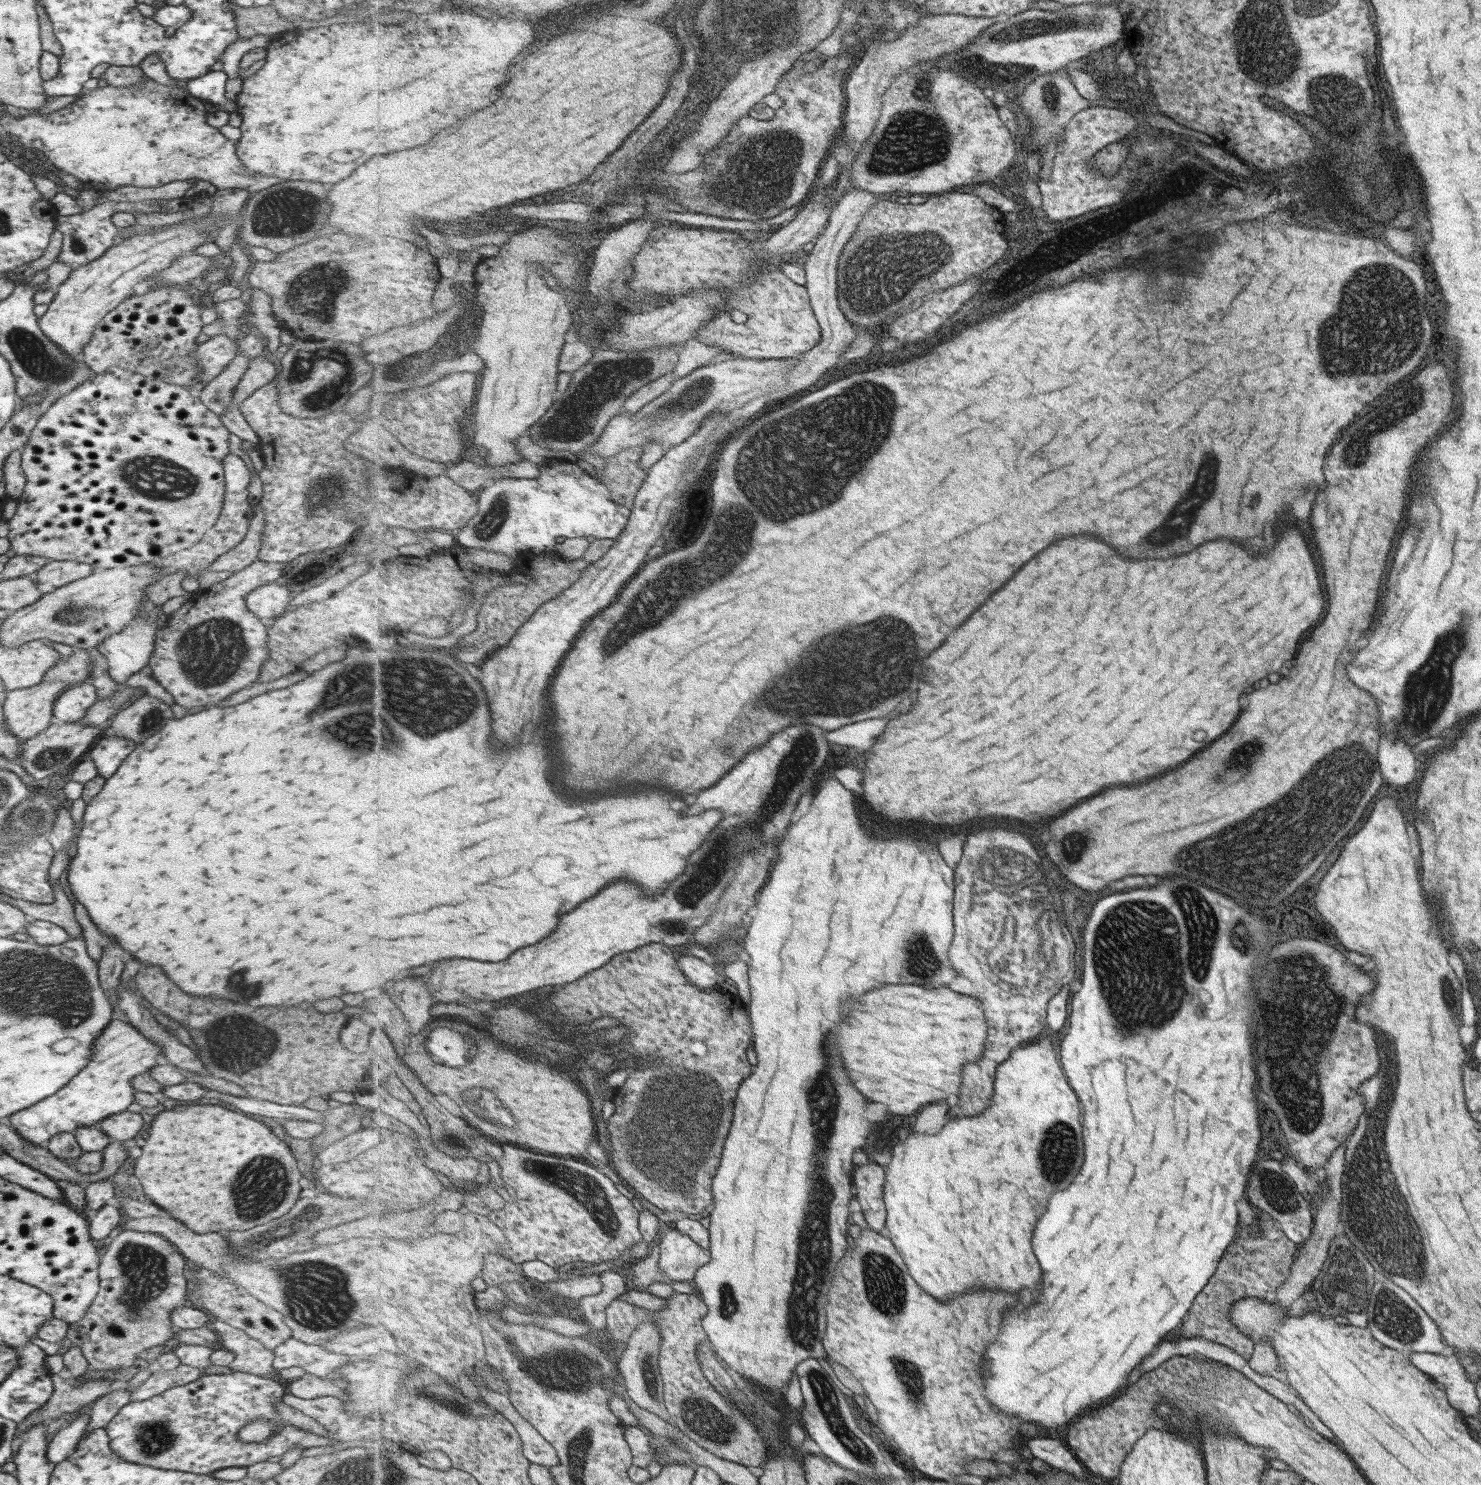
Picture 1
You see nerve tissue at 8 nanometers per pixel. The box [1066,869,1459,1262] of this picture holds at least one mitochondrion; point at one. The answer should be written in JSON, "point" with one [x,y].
{"point":[1142,970]}

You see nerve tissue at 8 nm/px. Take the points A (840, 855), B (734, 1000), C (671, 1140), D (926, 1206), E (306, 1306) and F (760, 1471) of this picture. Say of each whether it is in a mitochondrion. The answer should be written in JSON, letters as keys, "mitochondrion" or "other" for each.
{"A":"other","B":"other","C":"mitochondrion","D":"other","E":"mitochondrion","F":"other"}

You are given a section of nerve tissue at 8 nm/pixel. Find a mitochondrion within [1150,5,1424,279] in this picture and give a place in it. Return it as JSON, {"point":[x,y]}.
{"point":[1332,96]}

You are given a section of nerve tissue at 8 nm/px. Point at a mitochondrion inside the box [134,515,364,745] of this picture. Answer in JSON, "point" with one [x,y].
{"point":[210,654]}

